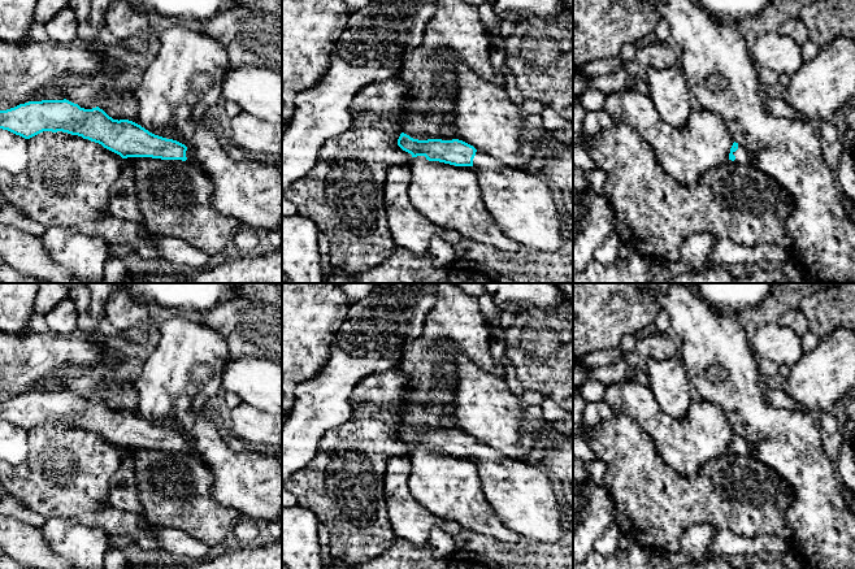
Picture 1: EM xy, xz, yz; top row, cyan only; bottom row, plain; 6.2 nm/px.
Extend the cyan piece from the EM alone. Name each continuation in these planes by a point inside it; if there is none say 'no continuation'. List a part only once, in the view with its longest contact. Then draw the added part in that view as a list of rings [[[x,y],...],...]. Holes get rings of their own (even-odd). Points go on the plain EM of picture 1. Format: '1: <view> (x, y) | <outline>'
1: yz (743, 446) | [[[738,434],[738,440],[735,443],[733,443],[733,446],[735,447],[734,453],[737,453],[737,455],[754,456],[756,452],[756,444],[741,434]]]

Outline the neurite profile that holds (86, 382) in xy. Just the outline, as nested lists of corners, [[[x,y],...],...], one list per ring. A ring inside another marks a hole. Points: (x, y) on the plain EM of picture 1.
[[[69,366],[57,374],[60,386],[56,391],[69,391],[81,399],[92,400],[99,396],[103,385],[103,373],[95,366]]]

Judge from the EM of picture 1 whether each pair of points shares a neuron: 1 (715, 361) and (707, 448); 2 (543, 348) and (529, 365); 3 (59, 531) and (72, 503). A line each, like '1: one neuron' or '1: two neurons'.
1: two neurons
2: two neurons
3: two neurons

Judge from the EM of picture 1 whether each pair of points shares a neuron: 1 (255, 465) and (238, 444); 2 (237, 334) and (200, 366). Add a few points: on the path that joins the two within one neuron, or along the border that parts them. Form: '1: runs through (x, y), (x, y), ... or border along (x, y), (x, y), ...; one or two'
1: border along (226, 442), (238, 451), (252, 450); two
2: border along (203, 324), (213, 328), (225, 339), (230, 354); two

